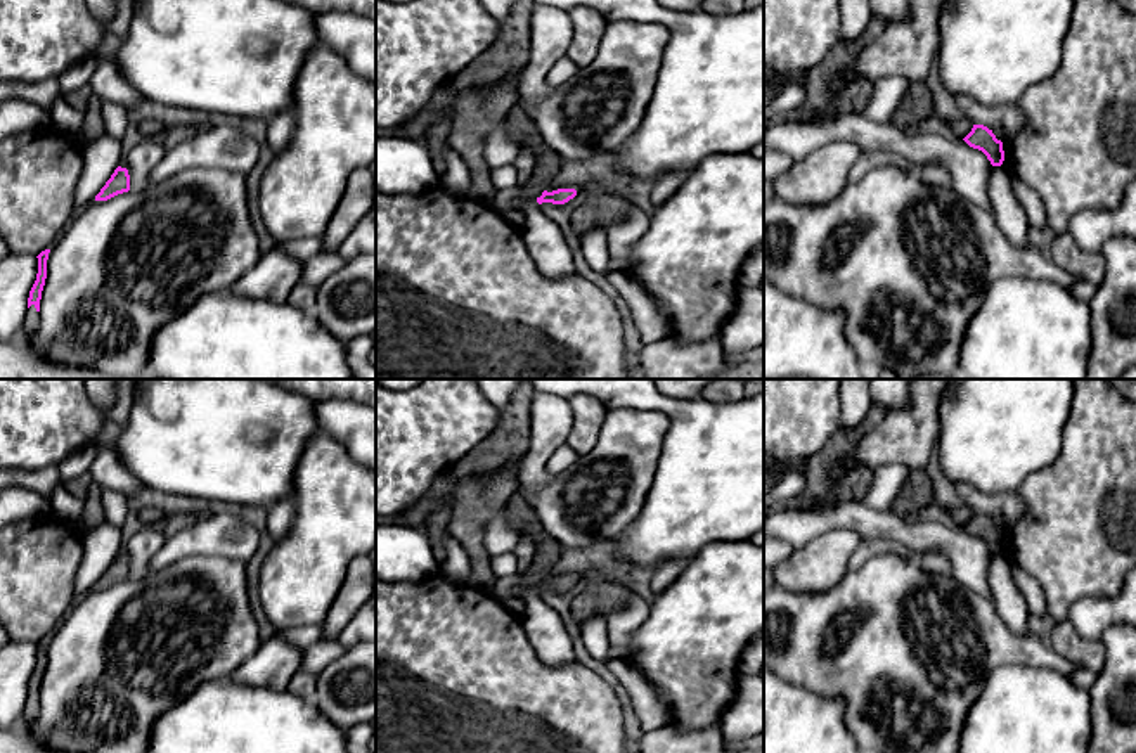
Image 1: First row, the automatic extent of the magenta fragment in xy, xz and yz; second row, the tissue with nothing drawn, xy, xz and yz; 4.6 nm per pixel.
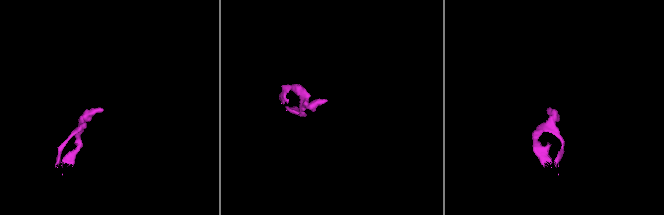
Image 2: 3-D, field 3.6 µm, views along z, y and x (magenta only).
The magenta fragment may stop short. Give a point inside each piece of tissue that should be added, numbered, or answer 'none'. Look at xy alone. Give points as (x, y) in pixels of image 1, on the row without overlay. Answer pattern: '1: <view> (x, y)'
1: xy (32, 707)

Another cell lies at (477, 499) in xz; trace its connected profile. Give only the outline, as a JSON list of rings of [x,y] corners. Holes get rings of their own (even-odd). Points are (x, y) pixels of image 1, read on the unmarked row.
[[[520,460],[494,474],[459,481],[449,531],[461,542],[471,568],[469,583],[488,592],[495,583],[490,556],[483,545],[487,521],[504,509],[509,497],[521,488]]]

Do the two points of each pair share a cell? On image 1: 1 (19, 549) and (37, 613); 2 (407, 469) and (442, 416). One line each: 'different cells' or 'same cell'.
1: same cell
2: same cell

